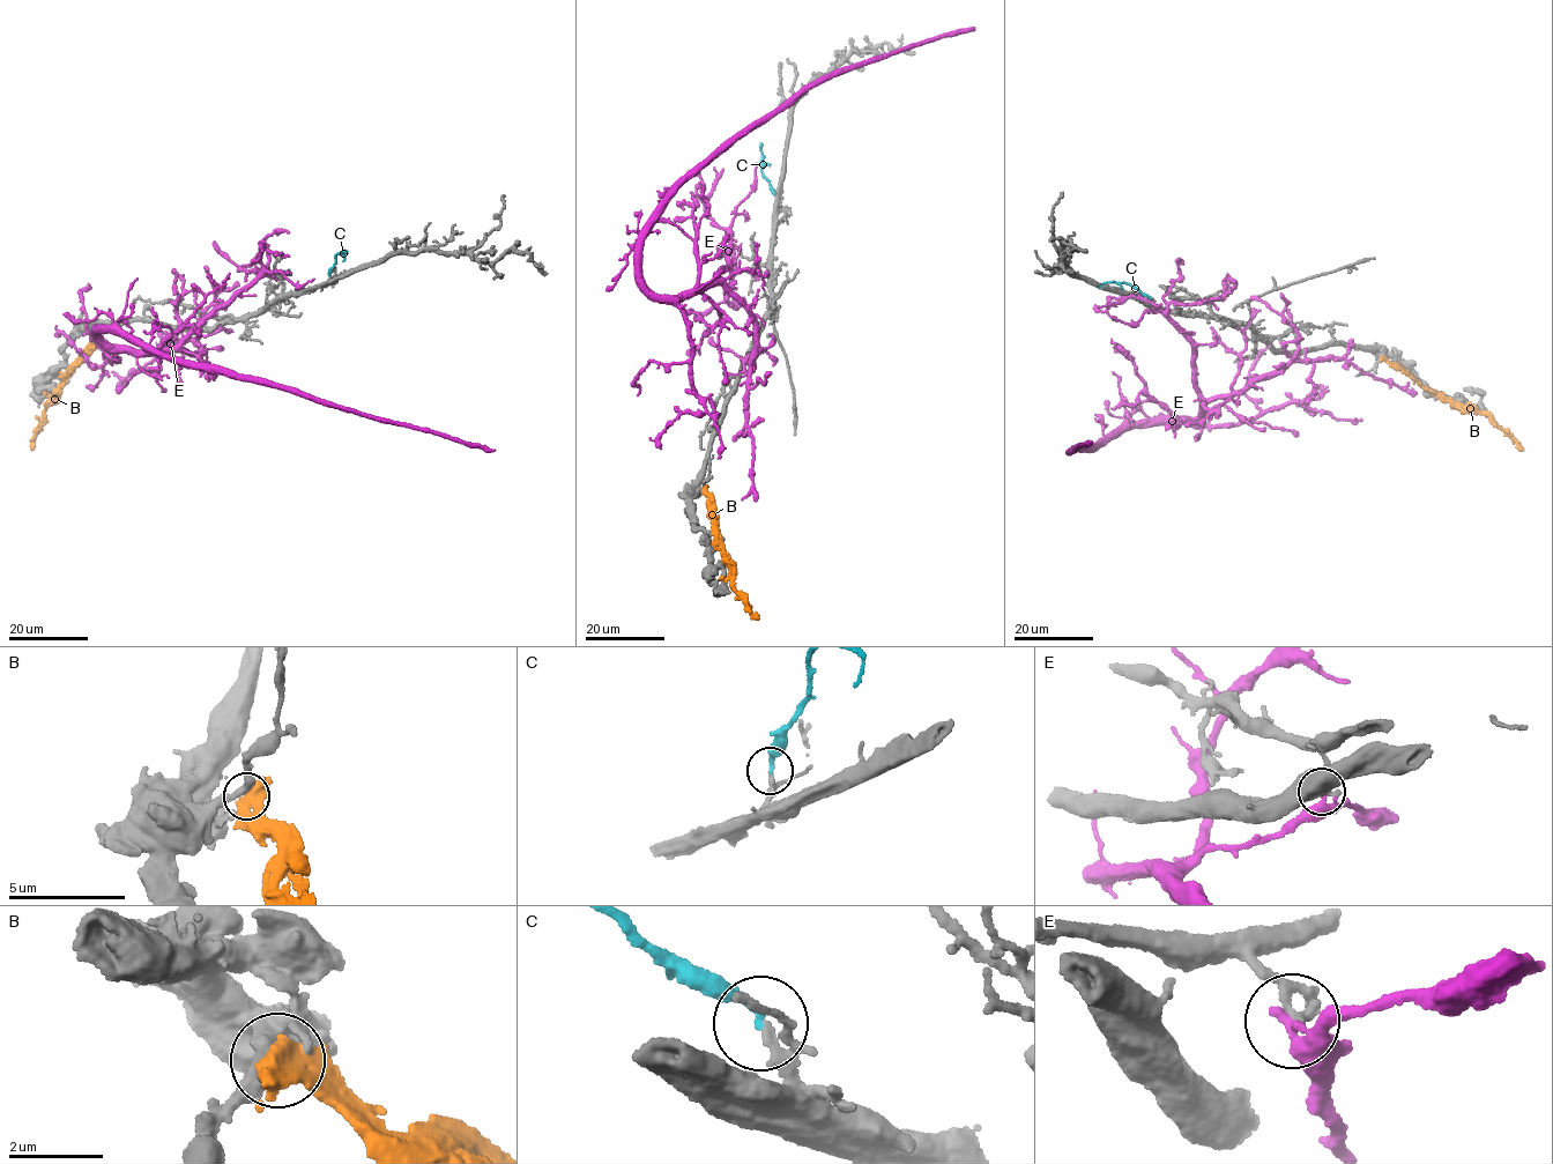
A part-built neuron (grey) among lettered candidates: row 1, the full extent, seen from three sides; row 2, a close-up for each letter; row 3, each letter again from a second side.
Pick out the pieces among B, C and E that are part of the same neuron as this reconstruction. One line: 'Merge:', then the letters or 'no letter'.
Merge: C

